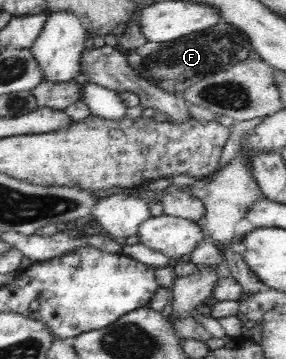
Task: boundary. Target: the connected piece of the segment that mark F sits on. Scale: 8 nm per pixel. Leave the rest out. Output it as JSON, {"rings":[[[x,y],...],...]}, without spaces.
{"rings":[[[221,20],[219,24],[205,31],[197,31],[175,41],[147,42],[135,49],[123,49],[123,53],[137,73],[160,83],[165,91],[177,96],[187,87],[191,87],[195,79],[213,75],[231,65],[236,65],[239,61],[247,60],[251,49],[253,49],[252,41],[249,41],[245,32]]]}

